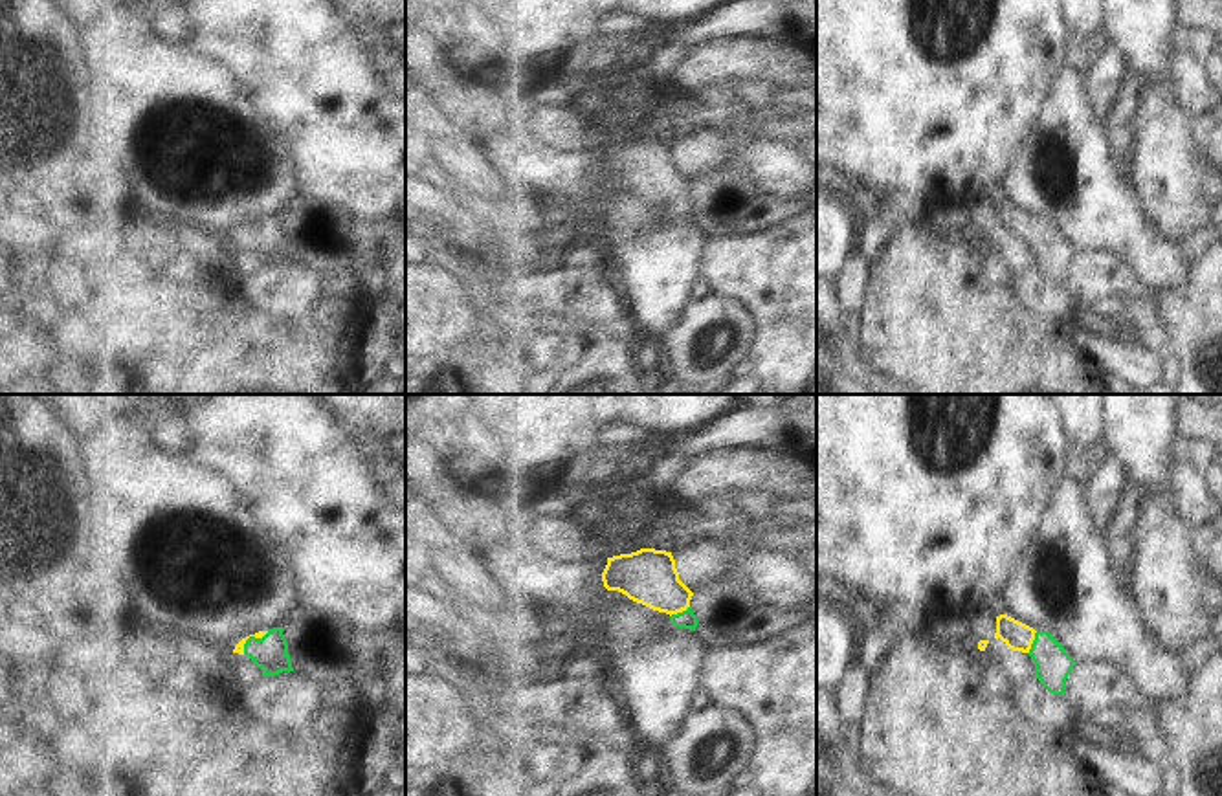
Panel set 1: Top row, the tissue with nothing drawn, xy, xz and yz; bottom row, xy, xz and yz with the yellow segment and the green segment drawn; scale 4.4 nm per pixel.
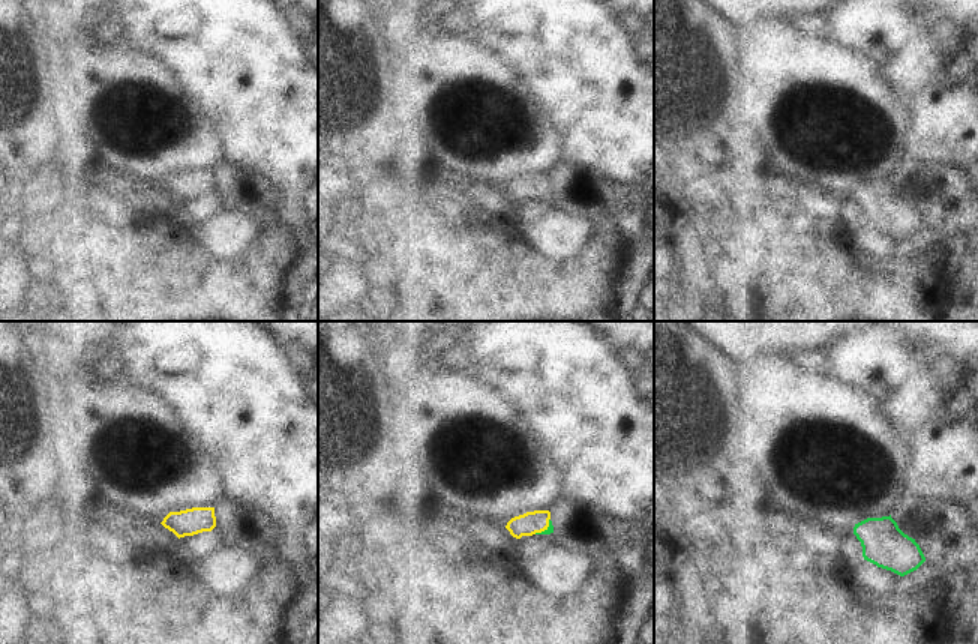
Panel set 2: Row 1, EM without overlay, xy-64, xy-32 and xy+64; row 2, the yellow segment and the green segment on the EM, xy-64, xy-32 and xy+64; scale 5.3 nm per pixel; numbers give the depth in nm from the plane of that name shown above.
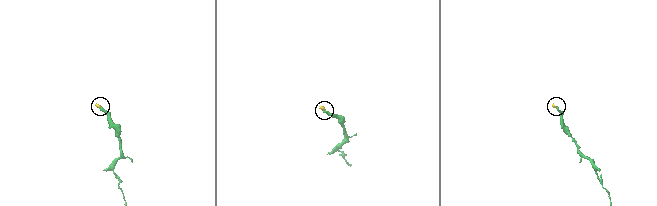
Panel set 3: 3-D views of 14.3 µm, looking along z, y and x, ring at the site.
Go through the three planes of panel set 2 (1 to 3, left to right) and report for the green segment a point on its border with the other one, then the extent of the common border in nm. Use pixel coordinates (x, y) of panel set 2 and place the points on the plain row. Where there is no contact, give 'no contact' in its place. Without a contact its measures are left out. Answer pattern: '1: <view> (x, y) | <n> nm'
1: no contact
2: xy-32 (545, 192) | 120 nm
3: no contact

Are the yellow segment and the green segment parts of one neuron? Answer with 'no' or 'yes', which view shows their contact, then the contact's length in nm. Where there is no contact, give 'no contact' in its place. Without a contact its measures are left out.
yes | xy | 160 nm

